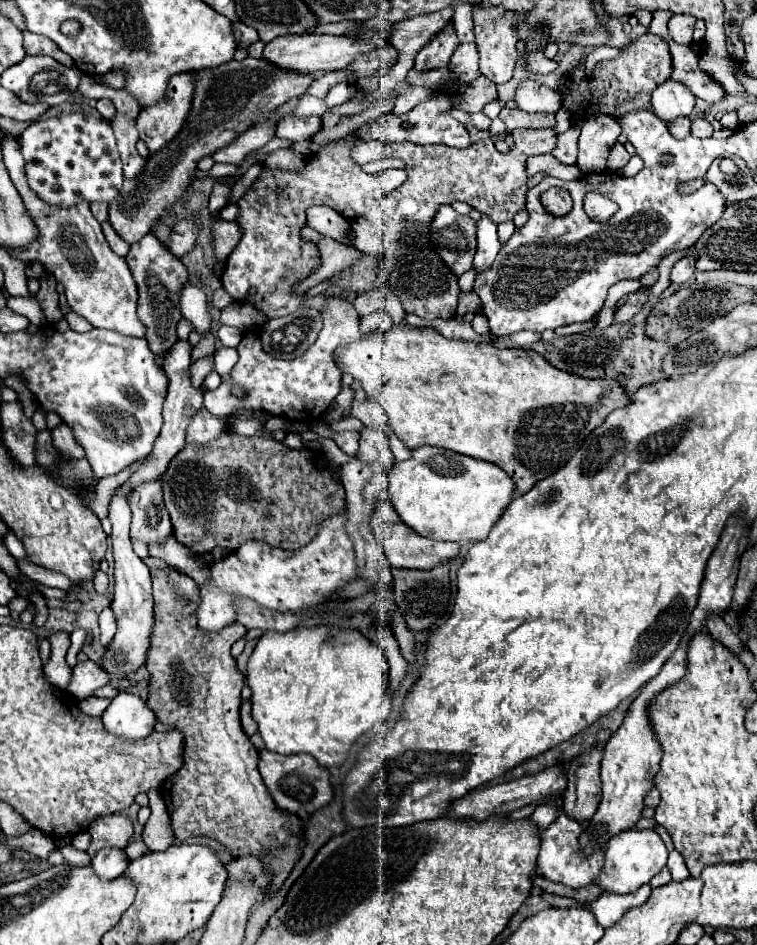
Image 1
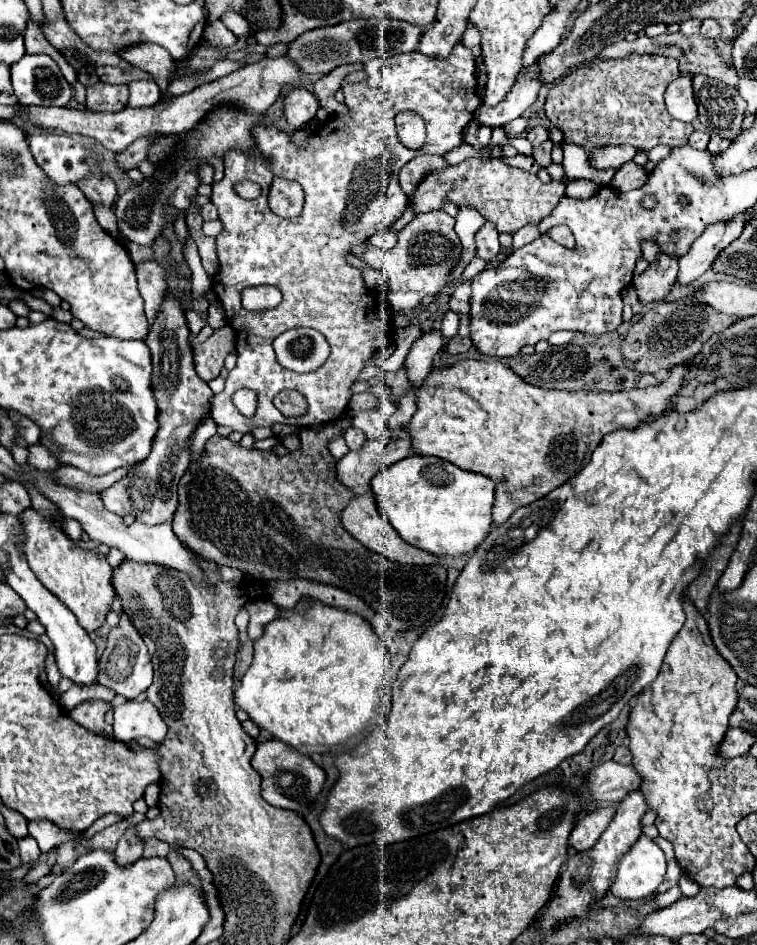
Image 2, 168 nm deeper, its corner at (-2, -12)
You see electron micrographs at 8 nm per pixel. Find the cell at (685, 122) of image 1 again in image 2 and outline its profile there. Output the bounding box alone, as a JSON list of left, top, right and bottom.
[544,54,694,152]

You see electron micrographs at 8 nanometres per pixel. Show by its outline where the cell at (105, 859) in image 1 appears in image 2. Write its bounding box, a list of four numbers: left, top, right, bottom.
[114,828,144,866]

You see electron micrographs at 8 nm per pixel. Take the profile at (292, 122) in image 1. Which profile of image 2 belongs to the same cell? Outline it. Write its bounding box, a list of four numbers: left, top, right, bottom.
[284,88,320,130]

